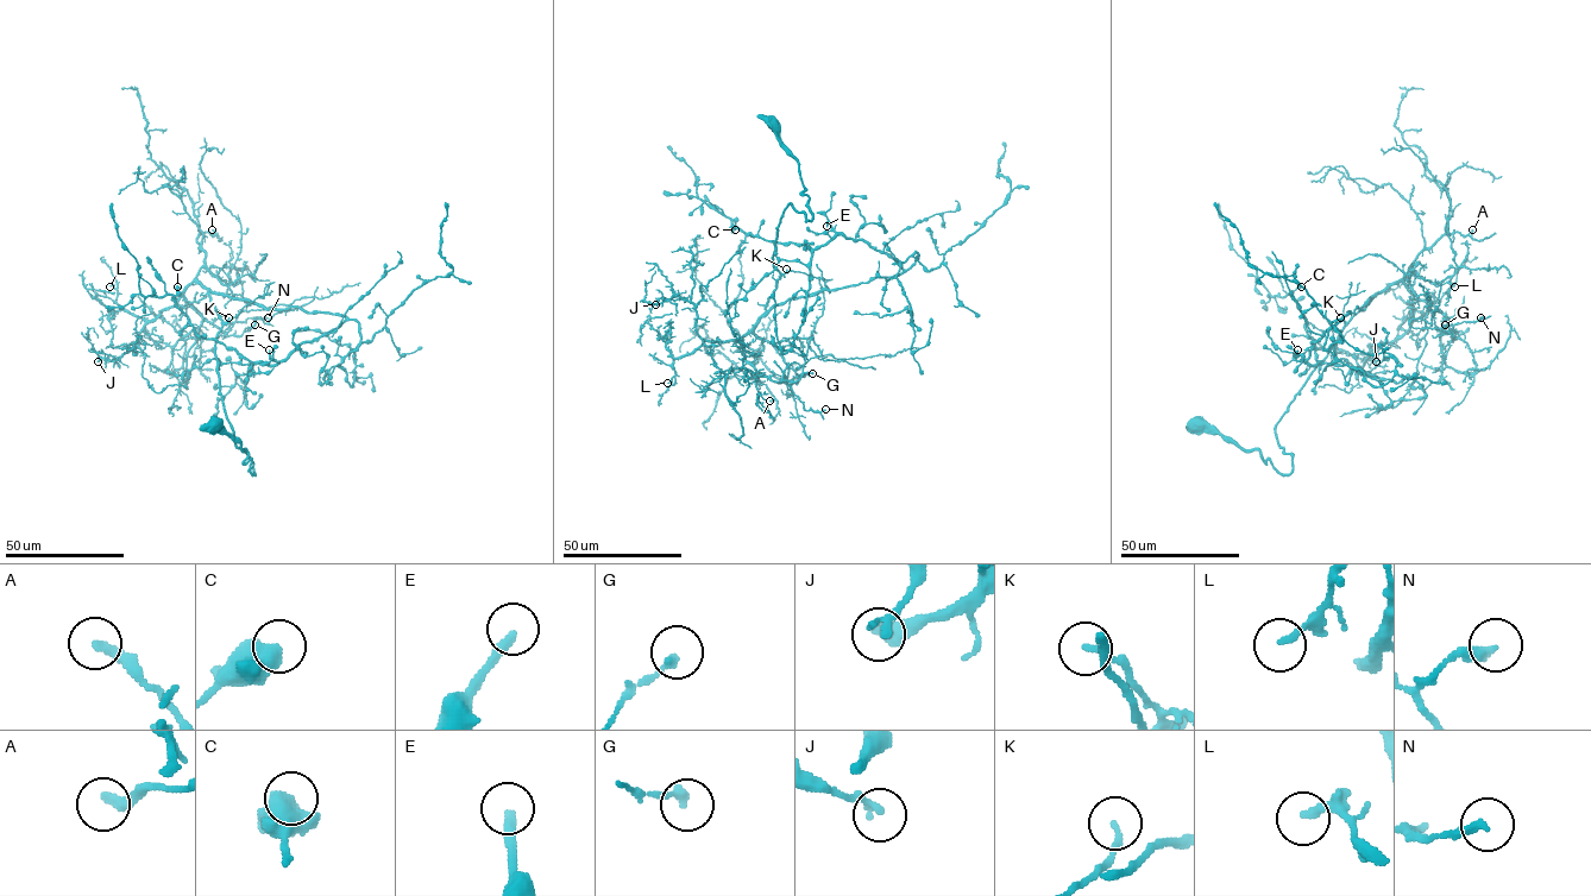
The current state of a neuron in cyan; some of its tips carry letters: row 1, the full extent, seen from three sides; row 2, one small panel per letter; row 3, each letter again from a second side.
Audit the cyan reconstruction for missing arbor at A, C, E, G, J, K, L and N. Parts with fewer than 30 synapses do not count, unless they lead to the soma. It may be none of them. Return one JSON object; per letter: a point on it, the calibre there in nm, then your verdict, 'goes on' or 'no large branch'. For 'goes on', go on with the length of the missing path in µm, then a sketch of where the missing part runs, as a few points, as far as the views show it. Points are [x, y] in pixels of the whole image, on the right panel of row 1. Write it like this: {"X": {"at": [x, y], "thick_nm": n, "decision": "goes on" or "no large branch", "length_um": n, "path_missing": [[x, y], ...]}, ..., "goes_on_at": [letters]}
{"A": {"at": [1472, 229], "thick_nm": 300, "decision": "no large branch"}, "C": {"at": [1301, 286], "thick_nm": 650, "decision": "no large branch"}, "E": {"at": [1297, 349], "thick_nm": 280, "decision": "goes on", "length_um": 40, "path_missing": [[1297, 349], [1284, 344], [1296, 332], [1296, 323], [1293, 323], [1296, 329]]}, "G": {"at": [1445, 325], "thick_nm": 220, "decision": "no large branch"}, "J": {"at": [1376, 361], "thick_nm": 240, "decision": "no large branch"}, "K": {"at": [1340, 317], "thick_nm": 180, "decision": "no large branch"}, "L": {"at": [1454, 286], "thick_nm": 200, "decision": "no large branch"}, "N": {"at": [1481, 317], "thick_nm": 240, "decision": "no large branch"}, "goes_on_at": ["E"]}

